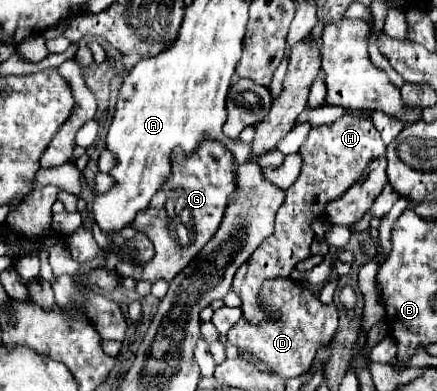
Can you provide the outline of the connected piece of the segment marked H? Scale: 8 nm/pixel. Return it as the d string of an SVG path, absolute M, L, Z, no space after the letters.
M363 110L361 116L343 114L331 124L313 126L299 150L303 158L301 174L297 182L285 190L285 202L275 216L275 232L249 256L249 260L237 270L231 290L241 298L241 310L247 322L259 326L261 320L269 320L269 312L261 306L261 286L265 280L291 278L295 266L311 256L311 244L315 232L311 224L325 214L325 204L339 200L355 182L361 180L367 164L385 156L385 144L371 122L371 112Z

